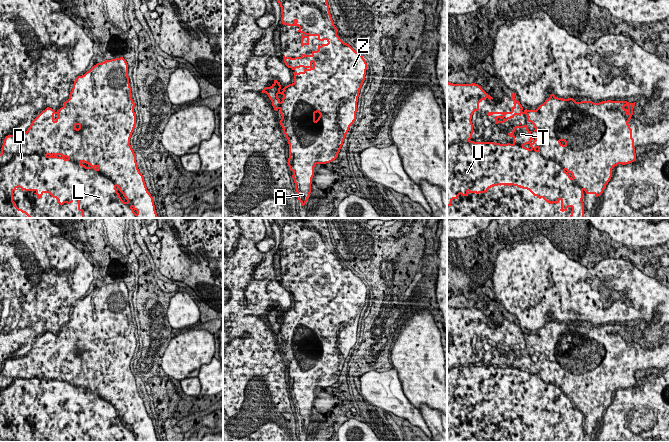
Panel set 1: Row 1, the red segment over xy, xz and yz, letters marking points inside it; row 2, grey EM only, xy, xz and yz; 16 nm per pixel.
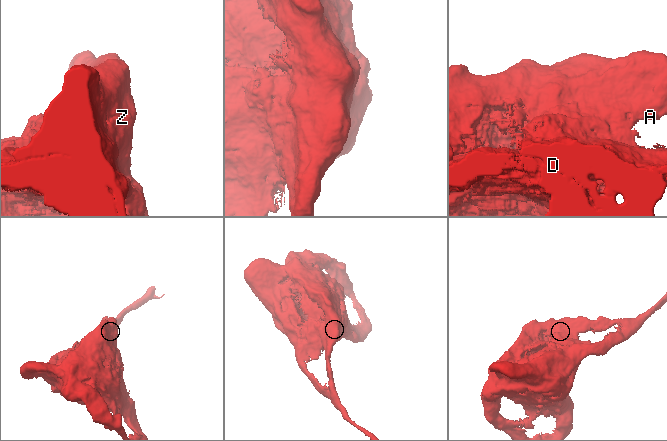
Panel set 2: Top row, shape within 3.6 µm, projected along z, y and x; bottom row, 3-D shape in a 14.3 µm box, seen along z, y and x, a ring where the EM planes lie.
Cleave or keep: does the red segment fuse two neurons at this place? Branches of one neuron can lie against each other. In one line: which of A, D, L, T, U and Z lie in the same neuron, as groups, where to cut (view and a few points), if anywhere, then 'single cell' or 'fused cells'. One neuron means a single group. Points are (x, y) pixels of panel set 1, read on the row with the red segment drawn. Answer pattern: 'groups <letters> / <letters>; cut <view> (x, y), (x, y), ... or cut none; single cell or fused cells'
groups A D L T U Z; cut none; single cell

